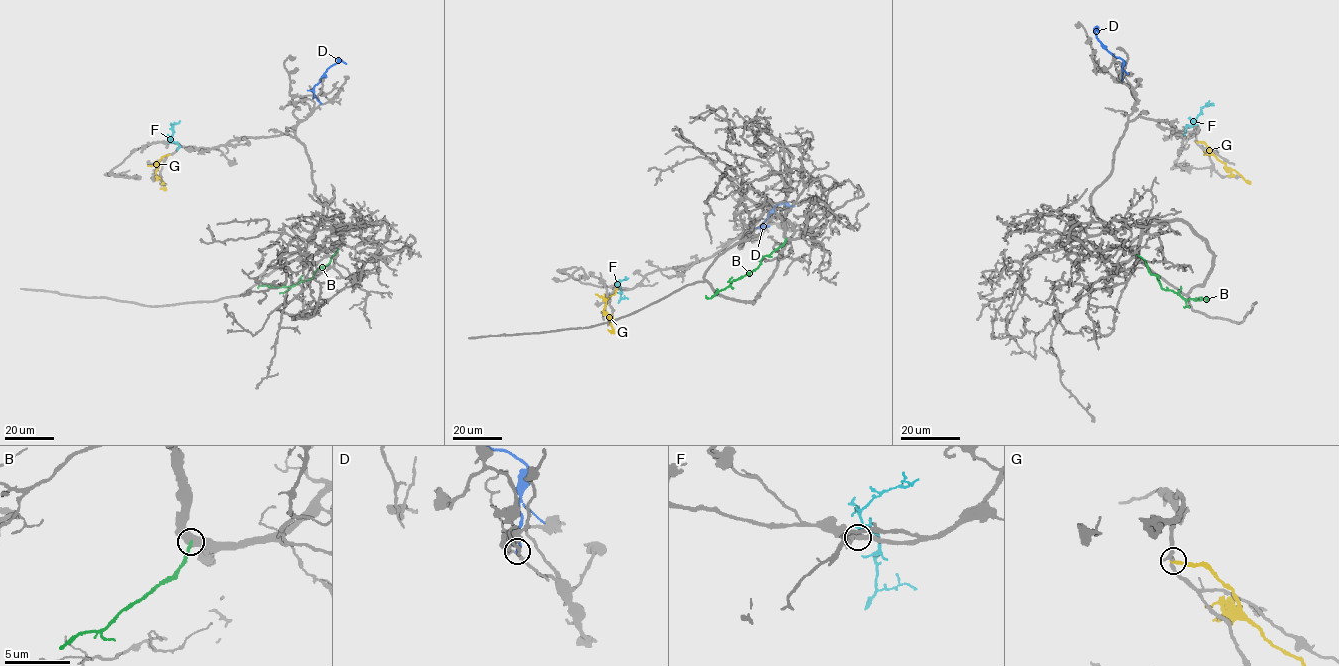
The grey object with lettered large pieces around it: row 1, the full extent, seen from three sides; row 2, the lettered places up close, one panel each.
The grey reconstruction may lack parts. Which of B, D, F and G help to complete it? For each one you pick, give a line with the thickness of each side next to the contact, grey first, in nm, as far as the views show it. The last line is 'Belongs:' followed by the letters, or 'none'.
B: calibres 600 and 240 nm
Belongs: B

